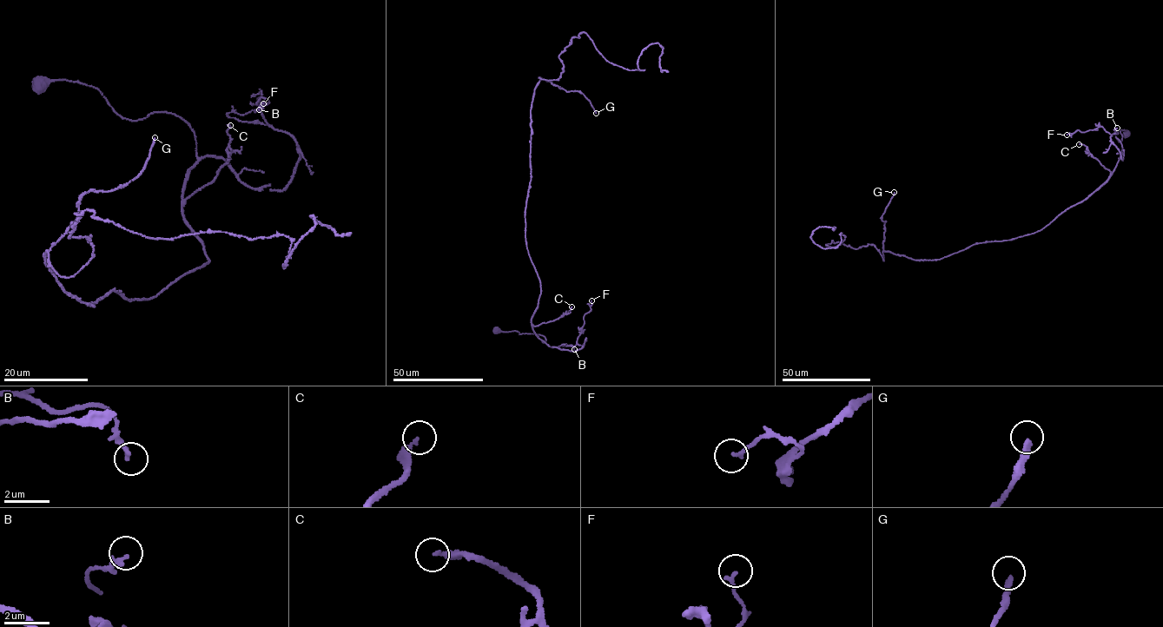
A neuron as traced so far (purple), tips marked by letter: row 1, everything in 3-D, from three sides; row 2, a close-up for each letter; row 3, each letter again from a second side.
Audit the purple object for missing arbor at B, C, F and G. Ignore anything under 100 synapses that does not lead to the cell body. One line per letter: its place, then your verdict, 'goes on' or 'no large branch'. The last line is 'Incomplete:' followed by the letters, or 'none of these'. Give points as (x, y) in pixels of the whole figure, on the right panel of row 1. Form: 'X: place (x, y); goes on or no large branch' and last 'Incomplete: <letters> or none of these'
B: place (1117, 128); no large branch
C: place (1079, 144); no large branch
F: place (1067, 135); no large branch
G: place (894, 192); goes on
Incomplete: G

